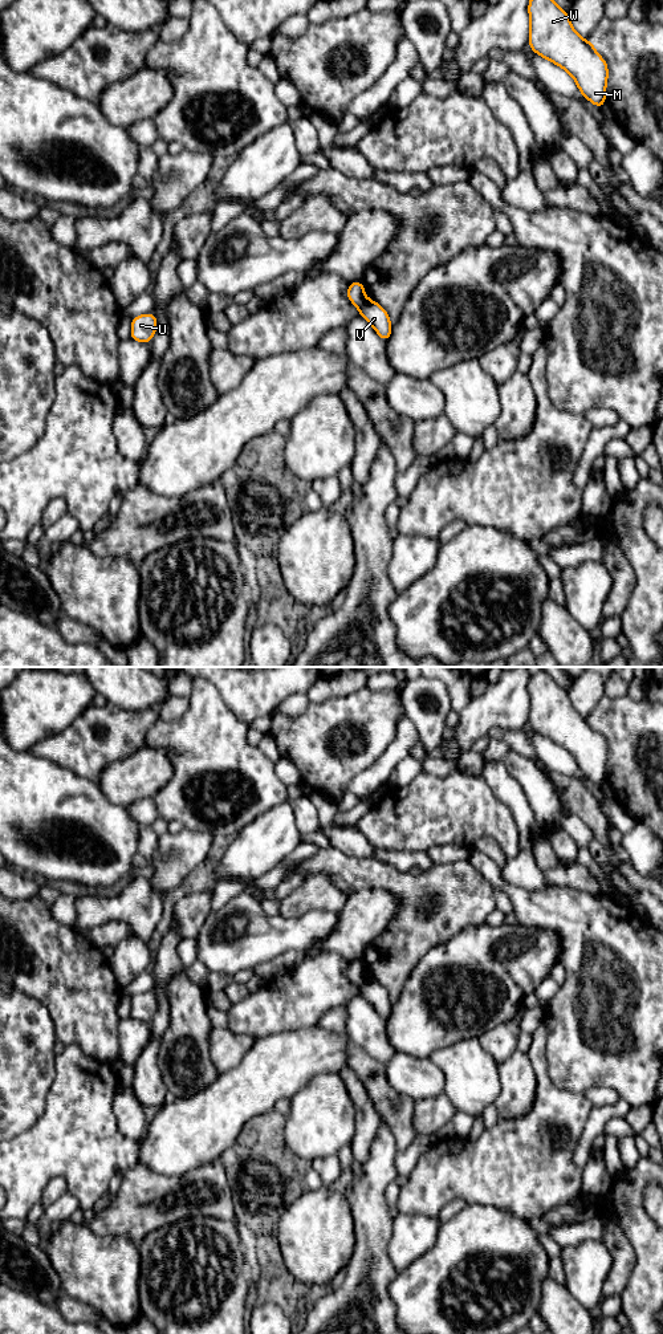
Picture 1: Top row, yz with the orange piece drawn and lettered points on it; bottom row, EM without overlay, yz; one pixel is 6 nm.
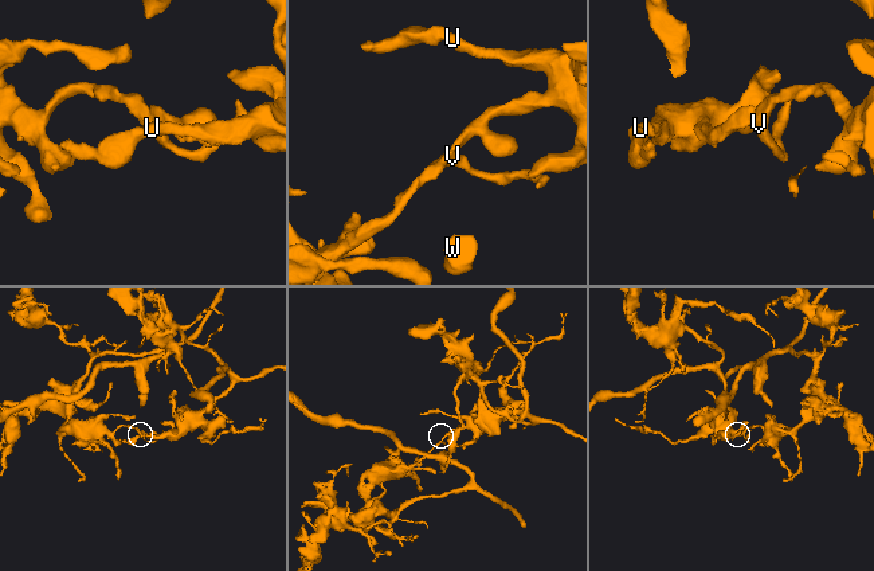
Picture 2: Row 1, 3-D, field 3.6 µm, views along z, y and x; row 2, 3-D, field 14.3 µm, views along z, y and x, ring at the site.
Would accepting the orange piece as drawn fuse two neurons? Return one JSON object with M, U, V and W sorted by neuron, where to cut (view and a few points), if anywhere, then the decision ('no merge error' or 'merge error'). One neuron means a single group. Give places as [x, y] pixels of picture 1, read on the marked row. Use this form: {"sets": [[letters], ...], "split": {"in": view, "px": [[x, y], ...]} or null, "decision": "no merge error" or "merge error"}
{"sets": [["M", "V", "W"], ["U"]], "split": {"in": "yz", "px": [[365, 299], [360, 308]]}, "decision": "merge error"}

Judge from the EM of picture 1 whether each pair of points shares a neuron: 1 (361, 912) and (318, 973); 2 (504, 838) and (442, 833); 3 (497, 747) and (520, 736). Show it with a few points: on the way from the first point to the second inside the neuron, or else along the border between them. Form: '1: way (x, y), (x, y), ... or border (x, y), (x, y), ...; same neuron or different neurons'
1: border (301, 956), (336, 952), (349, 962); different neurons
2: way (488, 829), (458, 829); same neuron
3: border (491, 737), (499, 739), (507, 745); different neurons

